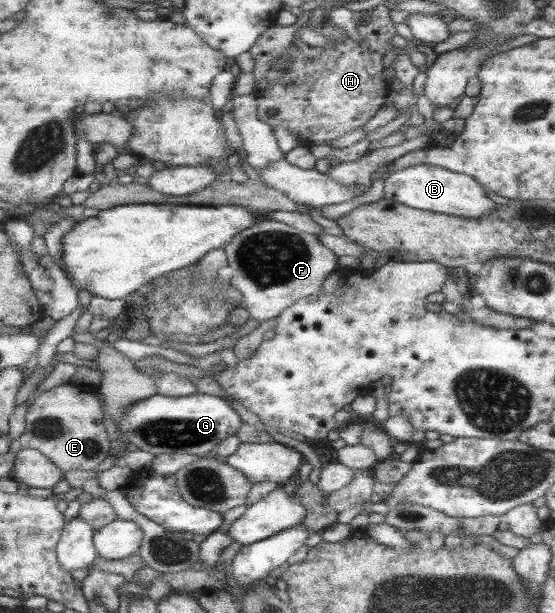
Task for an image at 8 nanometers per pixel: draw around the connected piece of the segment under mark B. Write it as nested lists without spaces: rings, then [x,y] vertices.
[[[415,164],[390,173],[383,180],[383,198],[418,210],[448,214],[458,218],[486,216],[495,205],[471,176],[429,164]]]

